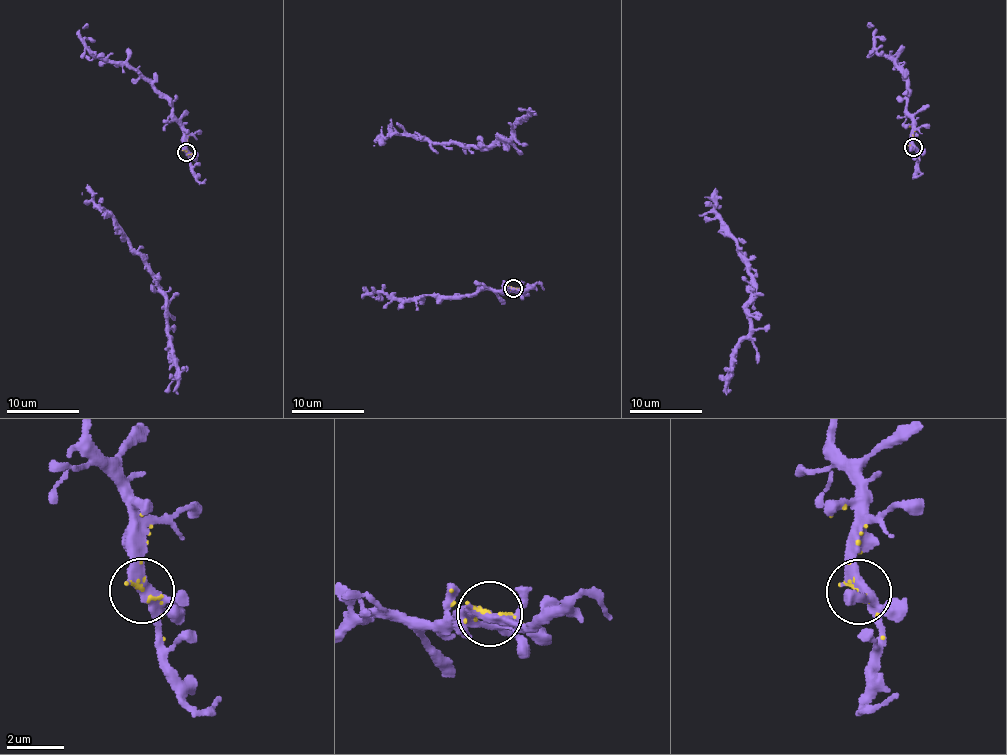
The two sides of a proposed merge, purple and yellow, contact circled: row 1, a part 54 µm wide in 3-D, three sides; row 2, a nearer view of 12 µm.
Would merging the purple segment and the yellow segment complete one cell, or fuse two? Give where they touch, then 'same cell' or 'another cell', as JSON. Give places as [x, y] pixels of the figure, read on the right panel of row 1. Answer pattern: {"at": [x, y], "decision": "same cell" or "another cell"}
{"at": [913, 147], "decision": "same cell"}

